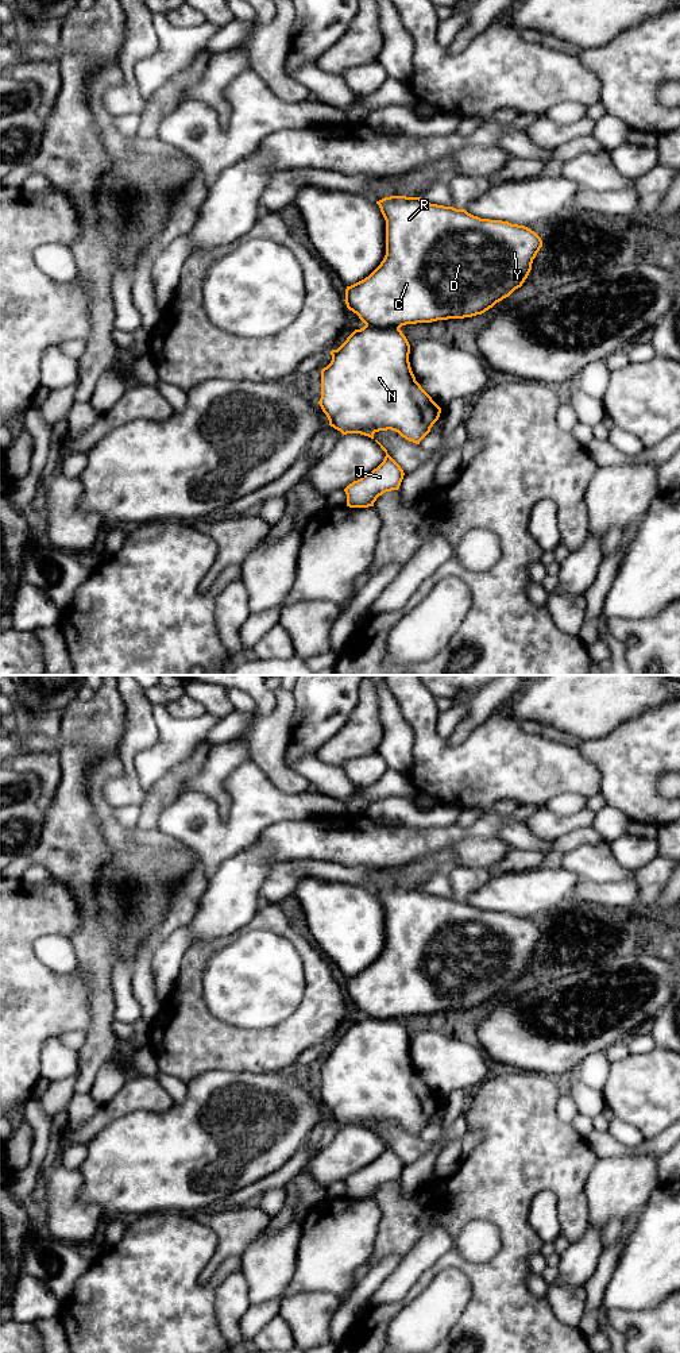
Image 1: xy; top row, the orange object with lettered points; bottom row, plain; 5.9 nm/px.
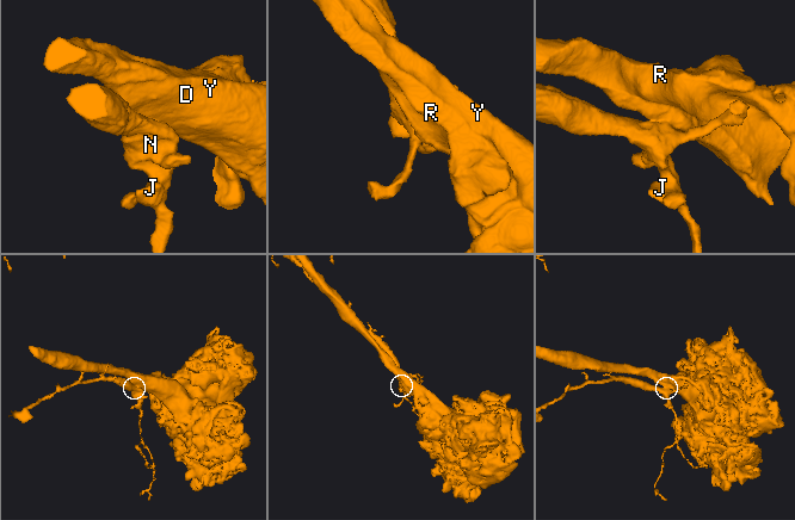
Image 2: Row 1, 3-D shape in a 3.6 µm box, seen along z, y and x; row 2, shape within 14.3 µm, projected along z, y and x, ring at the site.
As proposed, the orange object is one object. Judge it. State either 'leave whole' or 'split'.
split

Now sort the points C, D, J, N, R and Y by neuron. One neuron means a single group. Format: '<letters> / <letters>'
C D R Y / J N

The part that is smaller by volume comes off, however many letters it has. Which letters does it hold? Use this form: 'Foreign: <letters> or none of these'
Foreign: J, N

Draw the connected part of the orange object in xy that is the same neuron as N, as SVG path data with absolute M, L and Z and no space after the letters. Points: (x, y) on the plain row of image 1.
M367 1015L355 1021L337 1041L332 1041L331 1055L321 1061L321 1090L318 1092L329 1117L343 1126L360 1125L371 1130L375 1123L391 1121L406 1132L420 1136L438 1111L441 1099L416 1072L409 1045L410 1036L399 1019L379 1019Z

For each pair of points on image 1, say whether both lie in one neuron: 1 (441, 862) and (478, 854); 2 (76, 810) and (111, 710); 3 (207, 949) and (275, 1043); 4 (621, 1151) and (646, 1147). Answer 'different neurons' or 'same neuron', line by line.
1: same neuron
2: same neuron
3: same neuron
4: same neuron

